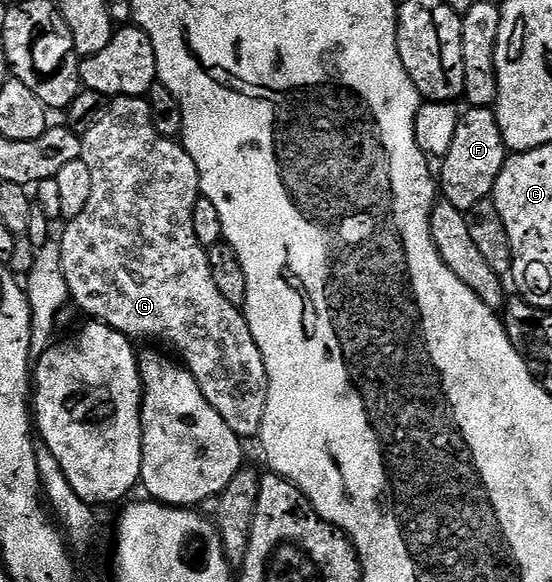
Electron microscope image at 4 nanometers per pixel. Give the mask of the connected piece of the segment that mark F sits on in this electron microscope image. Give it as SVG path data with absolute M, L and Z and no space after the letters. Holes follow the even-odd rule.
M468 107L459 117L457 138L446 156L442 157L443 173L438 173L442 199L453 202L457 210L468 212L477 202L494 193L497 174L501 174L509 149L503 140L501 126L491 108ZM467 111L467 112L466 112Z

